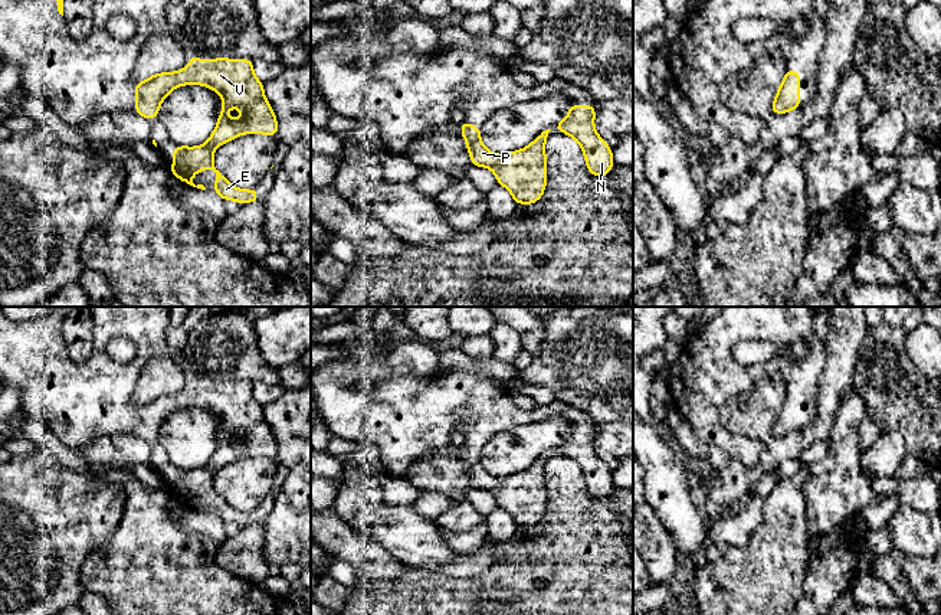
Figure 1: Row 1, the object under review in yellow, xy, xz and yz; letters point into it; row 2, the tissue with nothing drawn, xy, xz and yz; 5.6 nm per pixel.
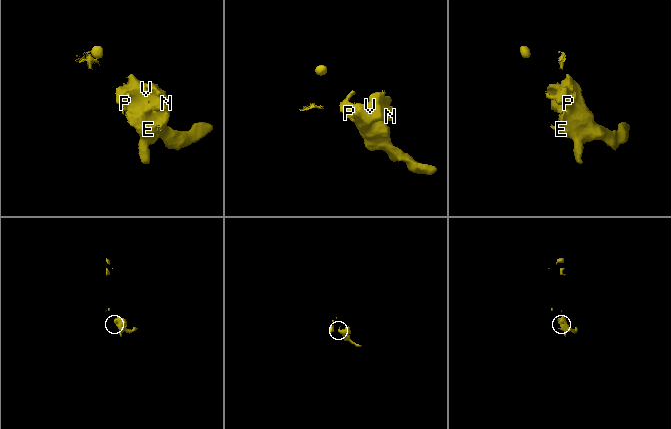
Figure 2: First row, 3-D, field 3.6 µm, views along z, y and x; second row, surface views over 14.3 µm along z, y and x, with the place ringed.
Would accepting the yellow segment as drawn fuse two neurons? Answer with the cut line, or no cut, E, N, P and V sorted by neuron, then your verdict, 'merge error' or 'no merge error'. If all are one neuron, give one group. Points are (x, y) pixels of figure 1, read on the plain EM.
no cut | E N P V | no merge error

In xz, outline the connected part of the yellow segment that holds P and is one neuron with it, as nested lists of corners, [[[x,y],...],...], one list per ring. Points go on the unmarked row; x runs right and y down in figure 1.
[[[466,444],[459,448],[472,488],[491,491],[515,526],[531,527],[542,520],[547,507],[545,464],[551,452],[542,454],[522,472],[494,477],[483,468],[481,451]]]

